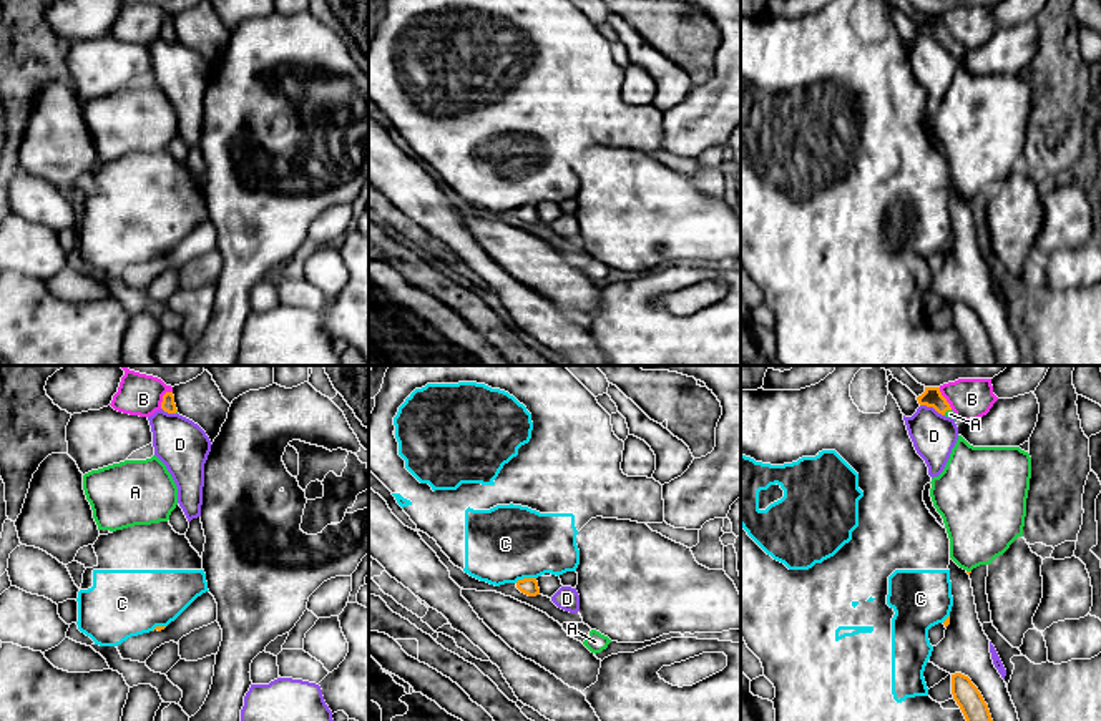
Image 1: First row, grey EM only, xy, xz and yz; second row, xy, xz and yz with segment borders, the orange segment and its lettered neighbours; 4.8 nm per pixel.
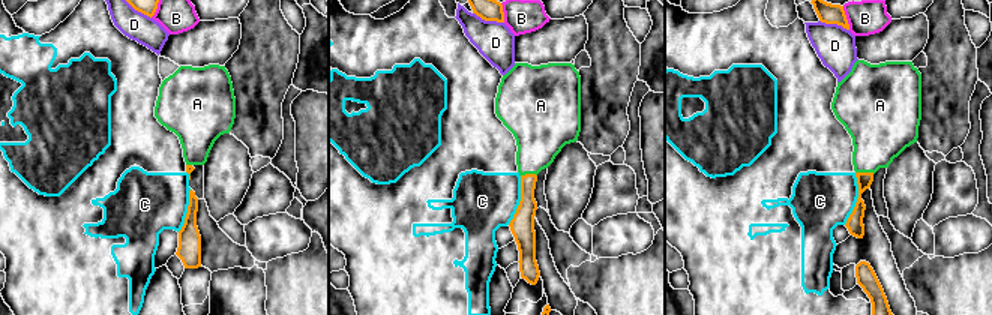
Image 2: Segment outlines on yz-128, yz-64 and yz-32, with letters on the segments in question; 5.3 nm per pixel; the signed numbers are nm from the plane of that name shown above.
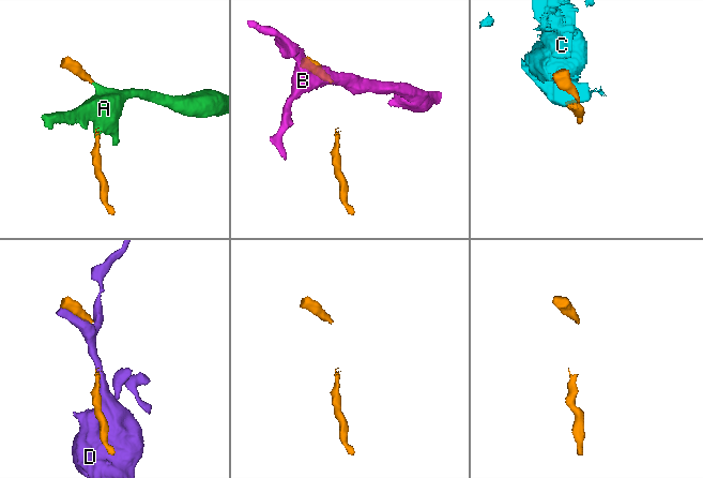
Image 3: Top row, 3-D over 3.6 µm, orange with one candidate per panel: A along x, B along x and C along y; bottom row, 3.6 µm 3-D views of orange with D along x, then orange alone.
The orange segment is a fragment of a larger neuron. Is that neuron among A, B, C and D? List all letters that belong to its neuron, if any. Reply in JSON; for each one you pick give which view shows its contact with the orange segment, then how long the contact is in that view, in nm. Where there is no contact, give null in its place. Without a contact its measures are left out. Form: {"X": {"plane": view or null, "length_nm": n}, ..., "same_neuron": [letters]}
{"A": {"plane": "yz", "length_nm": 50}, "same_neuron": ["A"]}

